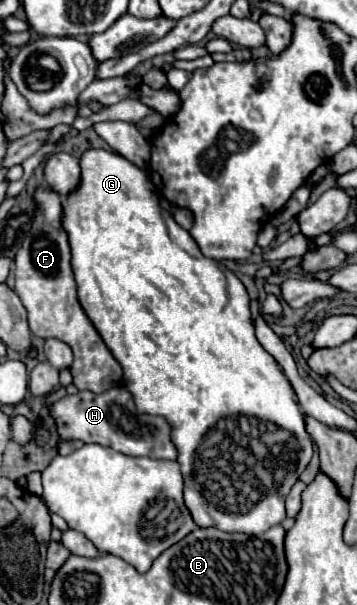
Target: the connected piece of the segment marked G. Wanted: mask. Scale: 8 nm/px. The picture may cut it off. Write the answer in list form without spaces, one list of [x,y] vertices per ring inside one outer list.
[[[87,149],[81,155],[79,165],[81,165],[81,185],[77,185],[77,189],[73,189],[69,197],[63,197],[63,217],[61,217],[63,229],[71,245],[71,267],[75,273],[75,281],[79,285],[79,303],[87,313],[87,317],[91,319],[91,323],[95,325],[95,329],[99,331],[109,351],[113,353],[113,357],[121,363],[125,387],[133,393],[139,413],[161,415],[173,425],[173,443],[179,449],[177,461],[181,465],[181,473],[185,479],[185,505],[191,511],[193,521],[199,527],[217,527],[227,533],[261,535],[285,519],[285,493],[289,493],[299,473],[307,467],[313,455],[313,441],[305,431],[303,411],[295,401],[291,383],[287,381],[277,361],[255,339],[255,327],[251,323],[247,291],[231,269],[227,269],[219,261],[203,257],[199,245],[193,241],[189,231],[181,229],[181,225],[175,223],[173,215],[161,207],[157,189],[145,169],[133,165],[129,159],[121,157],[119,153],[105,149]]]

